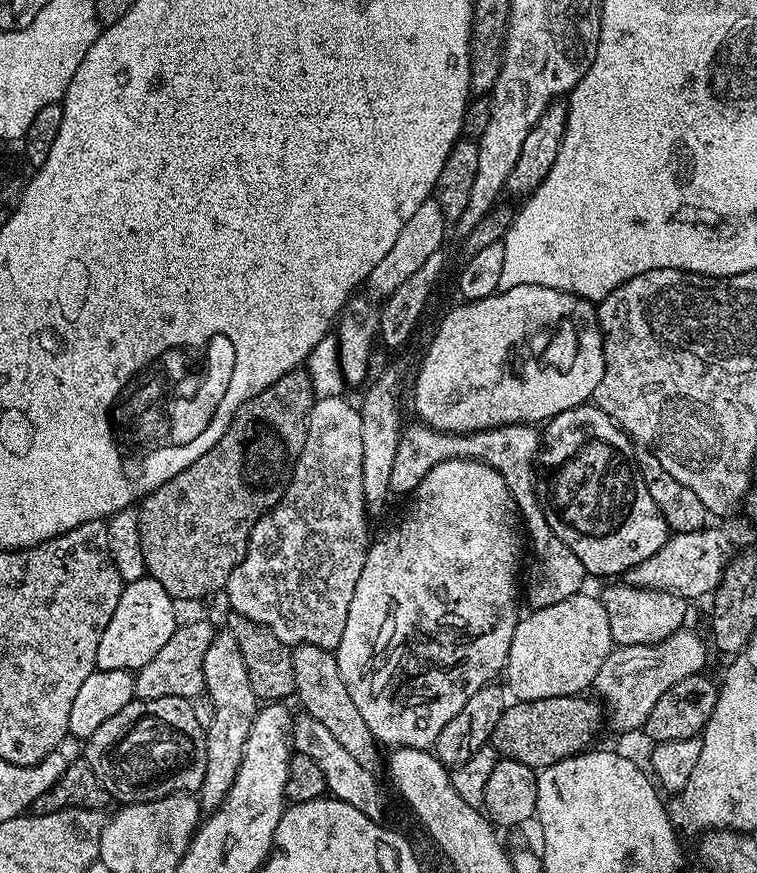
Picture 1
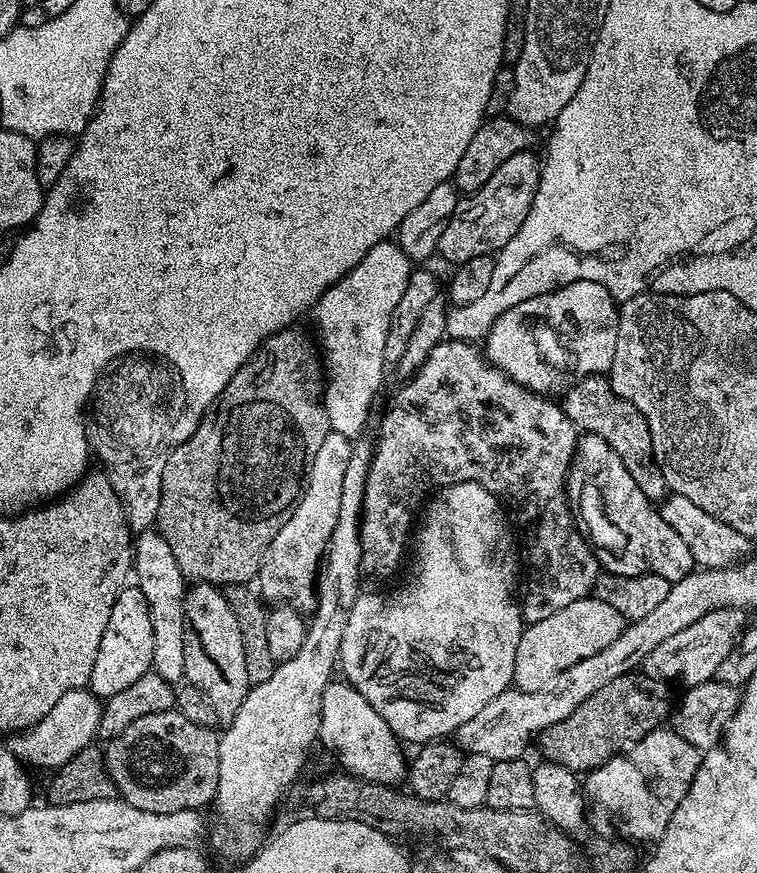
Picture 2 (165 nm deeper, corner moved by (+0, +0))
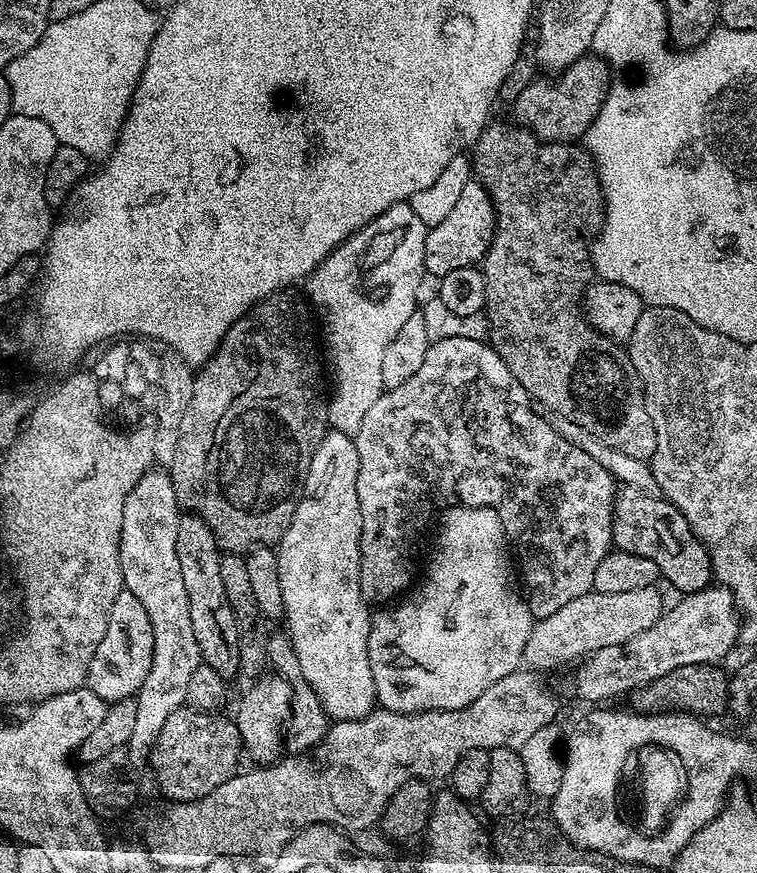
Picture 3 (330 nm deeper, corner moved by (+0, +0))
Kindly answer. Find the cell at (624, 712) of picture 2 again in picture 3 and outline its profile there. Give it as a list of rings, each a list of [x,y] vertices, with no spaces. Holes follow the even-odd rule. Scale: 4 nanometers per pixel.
[[[695,664],[694,666],[678,666],[678,670],[670,670],[670,674],[662,674],[653,684],[644,684],[630,693],[631,711],[636,714],[687,714],[697,718],[716,716],[728,707],[729,673],[723,672],[720,664]]]

